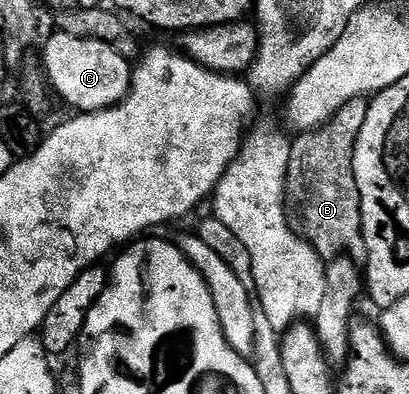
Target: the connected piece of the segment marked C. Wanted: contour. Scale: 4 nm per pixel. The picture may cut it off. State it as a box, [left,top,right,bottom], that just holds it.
[42,33,133,113]

